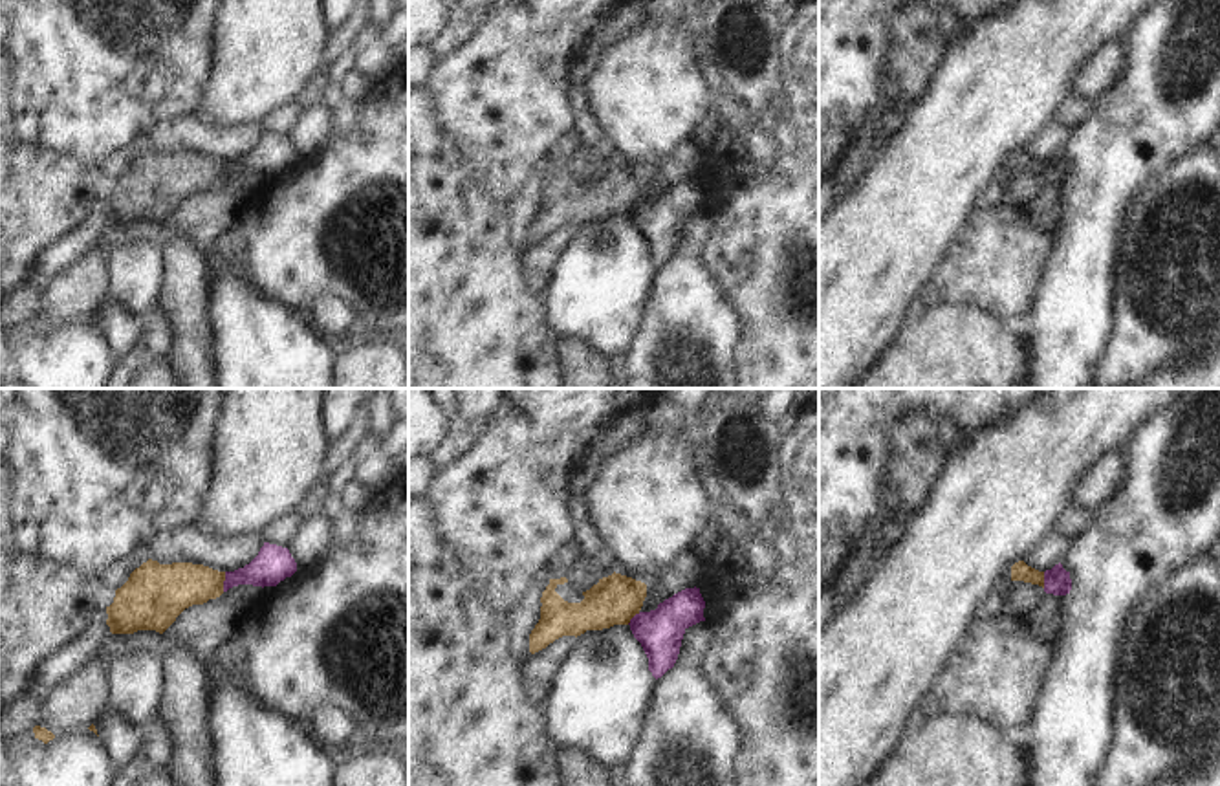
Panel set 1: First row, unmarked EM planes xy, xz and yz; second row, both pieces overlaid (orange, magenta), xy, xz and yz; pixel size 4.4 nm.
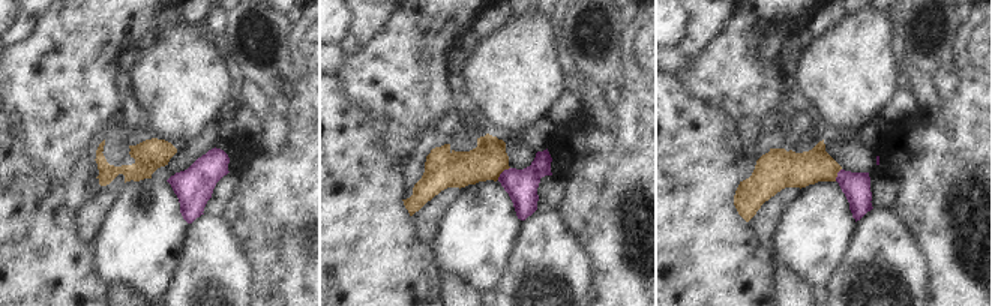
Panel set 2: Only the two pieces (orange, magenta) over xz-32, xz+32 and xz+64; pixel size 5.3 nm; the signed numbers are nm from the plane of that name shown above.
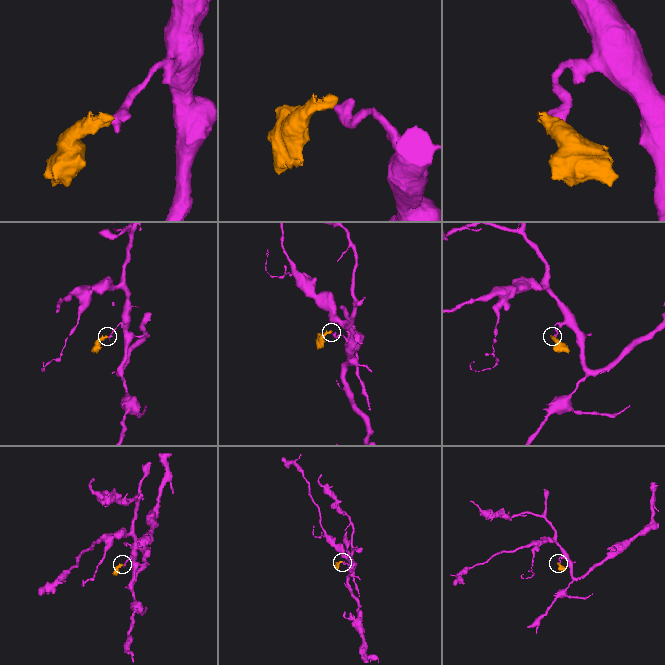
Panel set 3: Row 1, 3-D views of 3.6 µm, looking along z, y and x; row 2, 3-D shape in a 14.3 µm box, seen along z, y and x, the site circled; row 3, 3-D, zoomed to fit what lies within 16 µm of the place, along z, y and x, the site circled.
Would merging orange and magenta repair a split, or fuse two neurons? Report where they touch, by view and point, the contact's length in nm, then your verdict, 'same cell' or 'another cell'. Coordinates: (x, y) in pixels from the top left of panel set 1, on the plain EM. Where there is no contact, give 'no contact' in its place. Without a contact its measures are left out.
xy (224, 169) | 90 nm | another cell

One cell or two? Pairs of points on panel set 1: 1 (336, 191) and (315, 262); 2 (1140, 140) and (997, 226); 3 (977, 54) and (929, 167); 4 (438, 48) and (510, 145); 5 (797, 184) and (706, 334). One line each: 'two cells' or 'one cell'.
1: one cell
2: two cells
3: one cell
4: two cells
5: two cells

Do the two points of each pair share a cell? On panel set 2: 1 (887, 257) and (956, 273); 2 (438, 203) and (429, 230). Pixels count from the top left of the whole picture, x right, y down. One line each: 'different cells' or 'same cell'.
1: different cells
2: same cell

